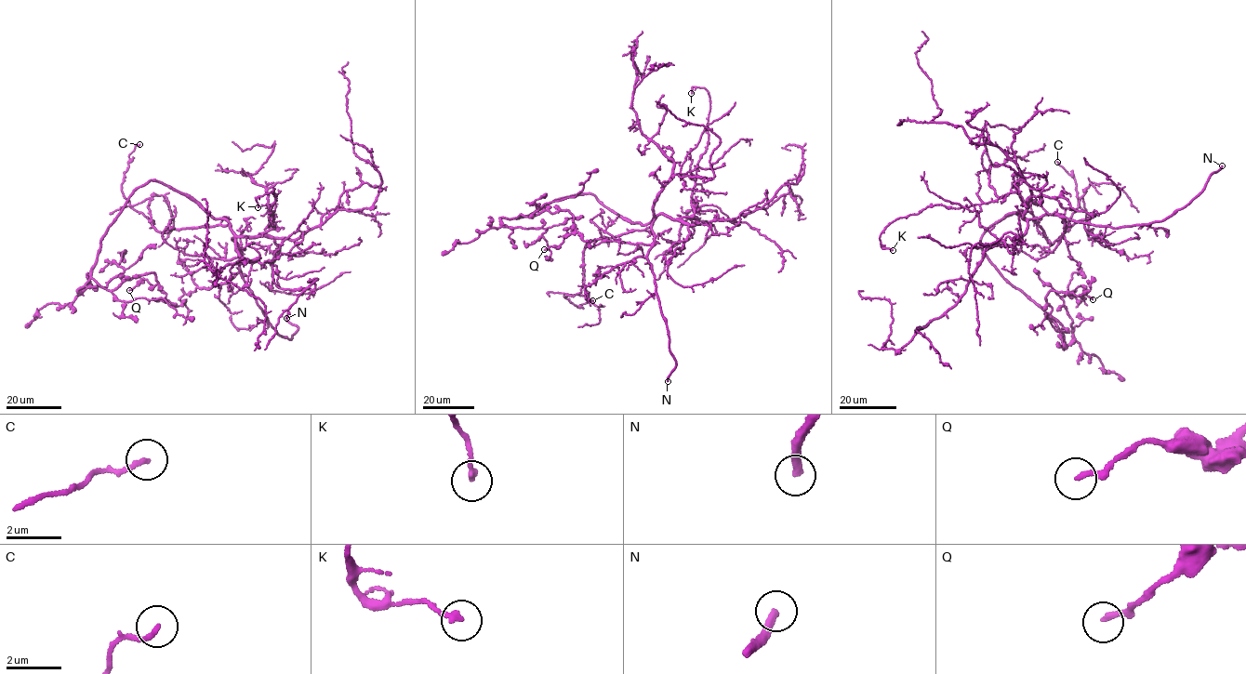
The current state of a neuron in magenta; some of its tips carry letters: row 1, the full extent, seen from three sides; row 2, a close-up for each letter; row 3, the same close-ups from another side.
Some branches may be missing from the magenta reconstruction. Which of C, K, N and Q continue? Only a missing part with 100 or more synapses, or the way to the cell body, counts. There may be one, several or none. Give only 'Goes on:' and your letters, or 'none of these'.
Goes on: N

